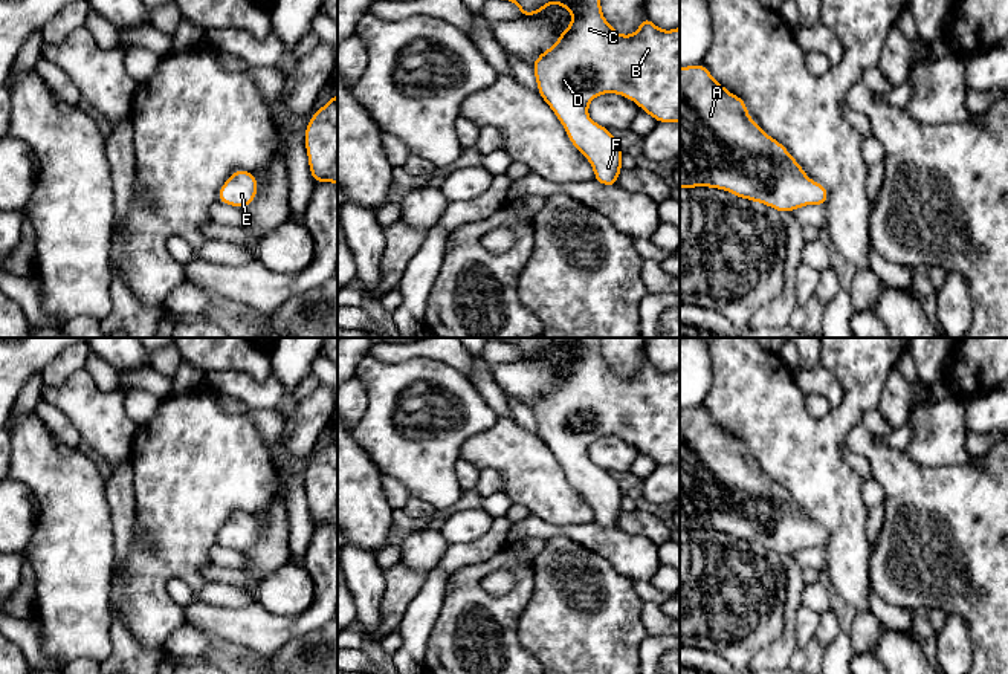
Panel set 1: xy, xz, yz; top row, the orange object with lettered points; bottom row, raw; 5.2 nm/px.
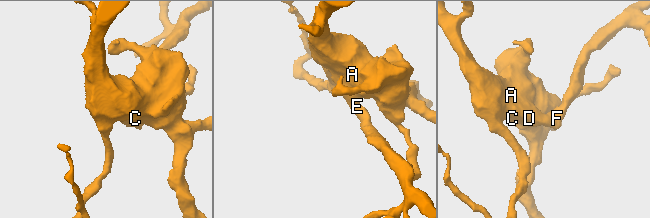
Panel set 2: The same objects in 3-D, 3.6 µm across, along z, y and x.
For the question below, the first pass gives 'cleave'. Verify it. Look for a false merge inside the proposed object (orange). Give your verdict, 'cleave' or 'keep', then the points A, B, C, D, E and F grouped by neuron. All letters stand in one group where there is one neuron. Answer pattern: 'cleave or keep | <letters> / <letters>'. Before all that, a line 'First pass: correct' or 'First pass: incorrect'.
First pass: incorrect
keep | A B C D E F

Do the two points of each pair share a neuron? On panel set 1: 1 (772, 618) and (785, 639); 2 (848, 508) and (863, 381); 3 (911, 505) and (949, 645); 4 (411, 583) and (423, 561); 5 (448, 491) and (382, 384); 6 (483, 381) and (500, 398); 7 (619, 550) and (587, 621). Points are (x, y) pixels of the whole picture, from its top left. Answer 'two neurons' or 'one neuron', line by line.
1: two neurons
2: one neuron
3: two neurons
4: two neurons
5: one neuron
6: one neuron
7: two neurons

